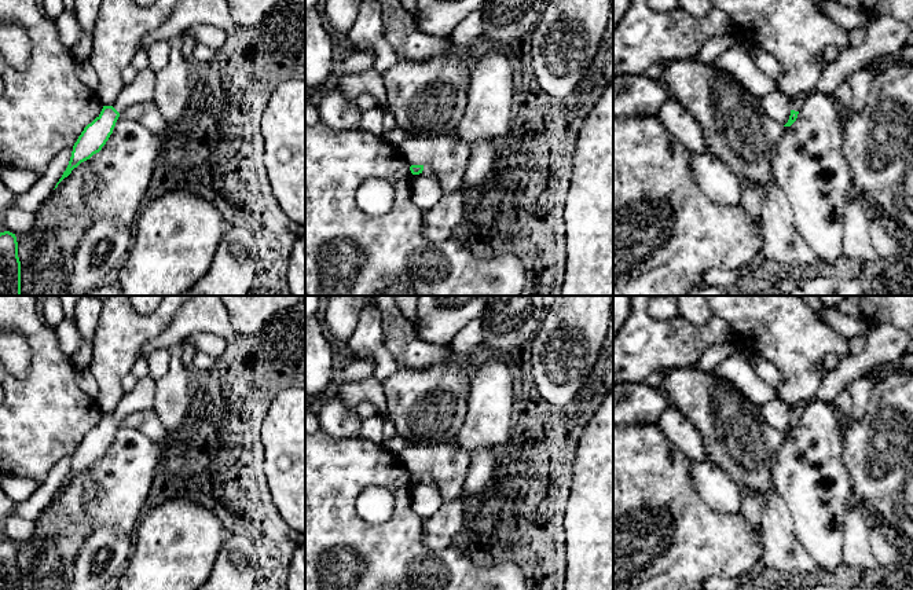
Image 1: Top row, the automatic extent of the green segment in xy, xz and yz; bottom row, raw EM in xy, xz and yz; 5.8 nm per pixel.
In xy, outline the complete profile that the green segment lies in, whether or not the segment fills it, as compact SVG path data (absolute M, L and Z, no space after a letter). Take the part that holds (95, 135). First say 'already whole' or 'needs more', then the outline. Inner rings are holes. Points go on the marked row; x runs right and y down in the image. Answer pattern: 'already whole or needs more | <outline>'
needs more | M150 67L138 72L135 80L122 87L114 105L103 106L100 114L84 128L73 146L69 165L55 188L74 168L102 150L113 133L120 114L132 105L153 100L154 89L155 72Z

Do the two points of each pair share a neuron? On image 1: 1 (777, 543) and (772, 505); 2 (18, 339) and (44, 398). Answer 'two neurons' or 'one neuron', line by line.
1: one neuron
2: two neurons

